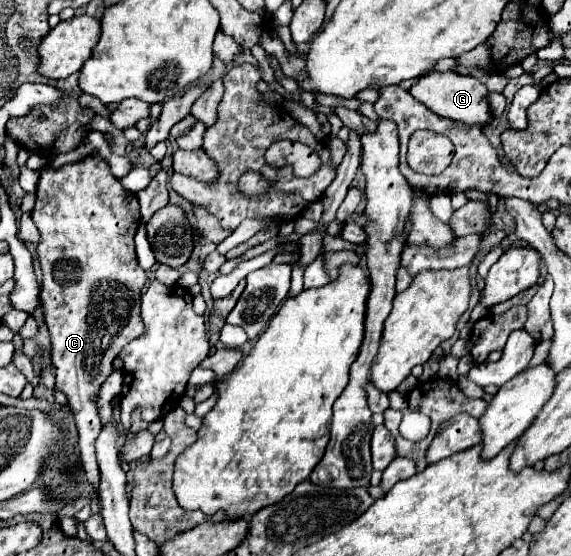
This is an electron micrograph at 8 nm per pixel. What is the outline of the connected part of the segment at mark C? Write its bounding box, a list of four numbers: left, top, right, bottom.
[31,152,147,490]

